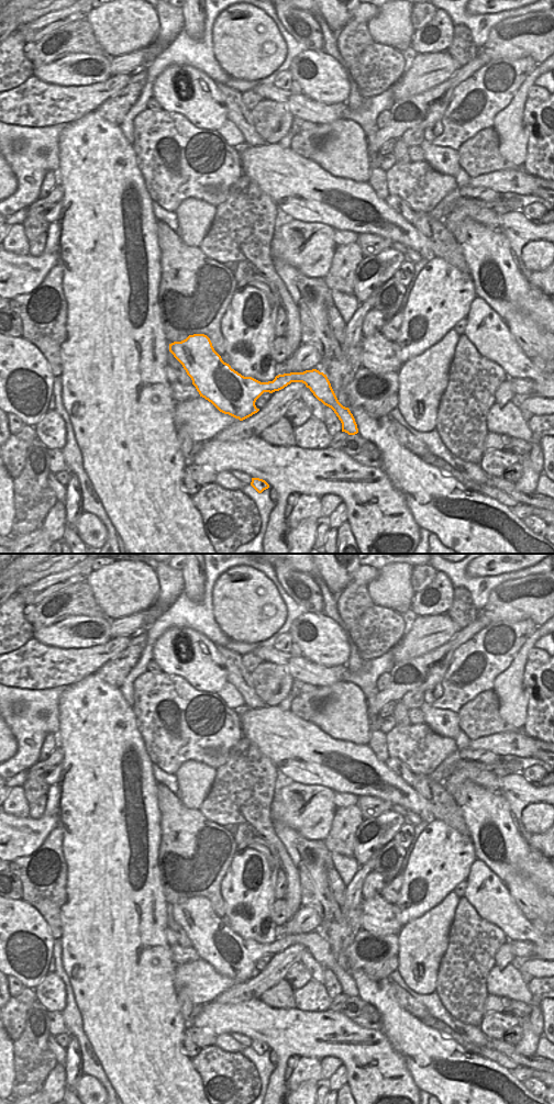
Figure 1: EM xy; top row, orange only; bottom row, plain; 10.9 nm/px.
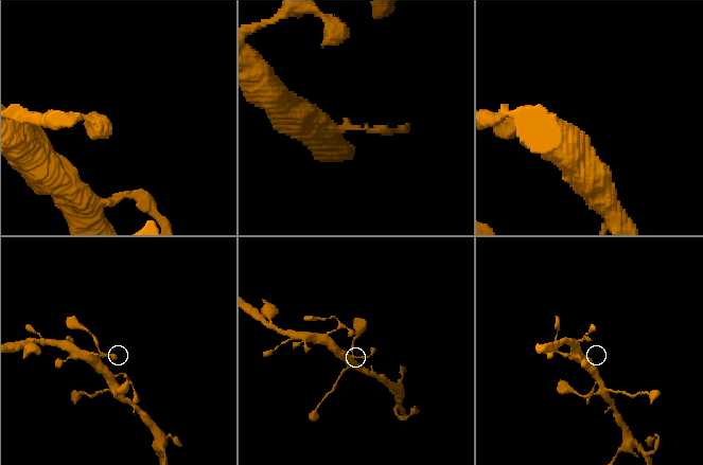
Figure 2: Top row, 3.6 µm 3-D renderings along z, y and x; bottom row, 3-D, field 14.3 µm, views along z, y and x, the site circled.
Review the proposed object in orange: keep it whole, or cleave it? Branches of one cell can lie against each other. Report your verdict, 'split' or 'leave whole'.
leave whole

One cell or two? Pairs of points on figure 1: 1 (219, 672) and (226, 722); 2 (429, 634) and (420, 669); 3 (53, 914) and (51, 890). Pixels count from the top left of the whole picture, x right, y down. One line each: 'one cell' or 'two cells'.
1: two cells
2: two cells
3: one cell

